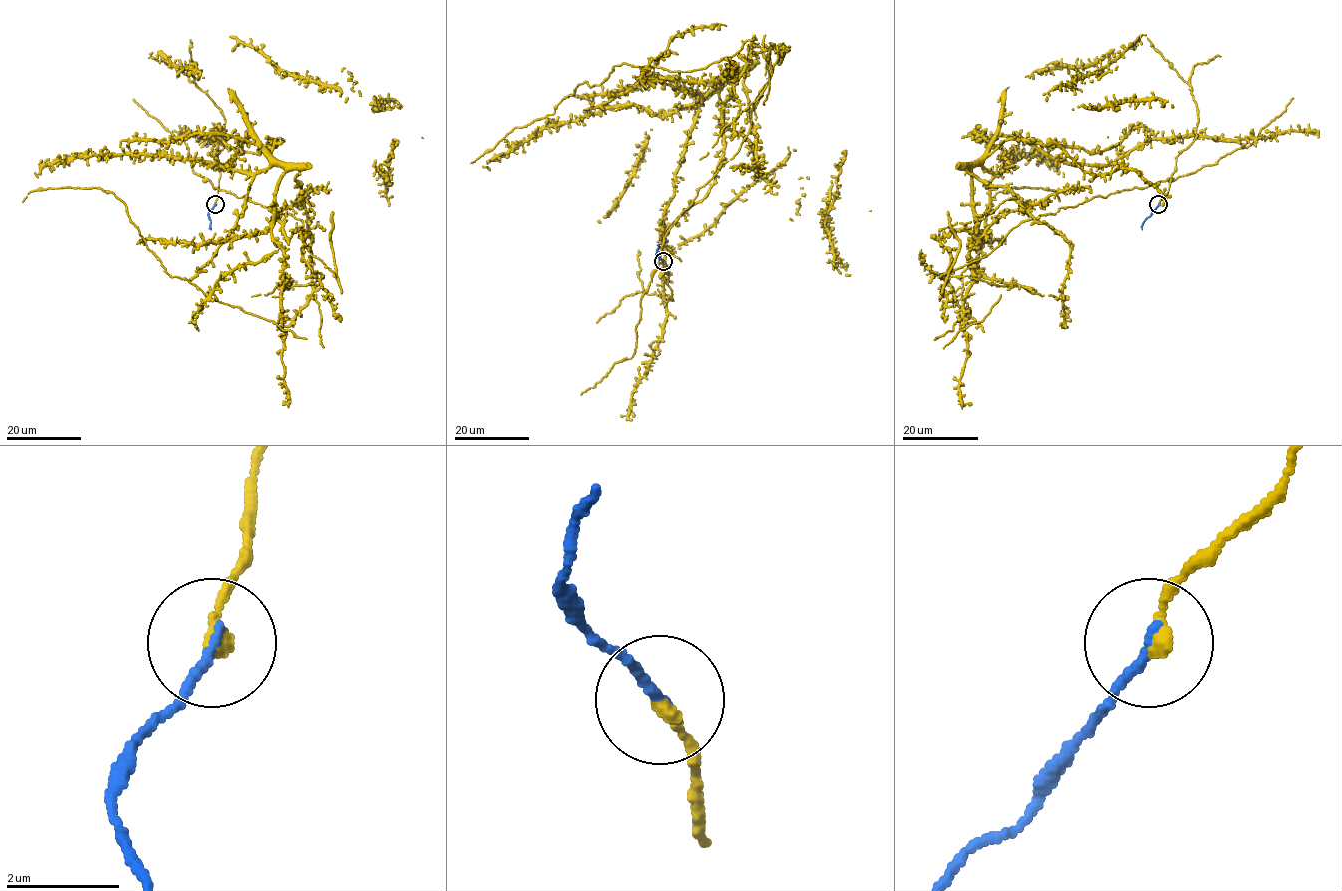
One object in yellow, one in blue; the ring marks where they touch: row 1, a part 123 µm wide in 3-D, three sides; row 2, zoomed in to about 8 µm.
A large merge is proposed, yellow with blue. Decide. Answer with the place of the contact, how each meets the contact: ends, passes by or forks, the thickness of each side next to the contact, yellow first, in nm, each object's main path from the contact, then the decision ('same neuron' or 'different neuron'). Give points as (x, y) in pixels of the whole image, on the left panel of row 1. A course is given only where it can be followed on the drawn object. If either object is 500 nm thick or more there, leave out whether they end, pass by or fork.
(215, 204) | yellow ends | blue ends | 280/180 nm | yellow via (214, 204), (220, 130), (218, 165), (253, 137), (284, 168), (280, 328), (168, 273), (112, 193), (23, 201) | blue via (214, 204), (208, 215), (211, 229) | same neuron

